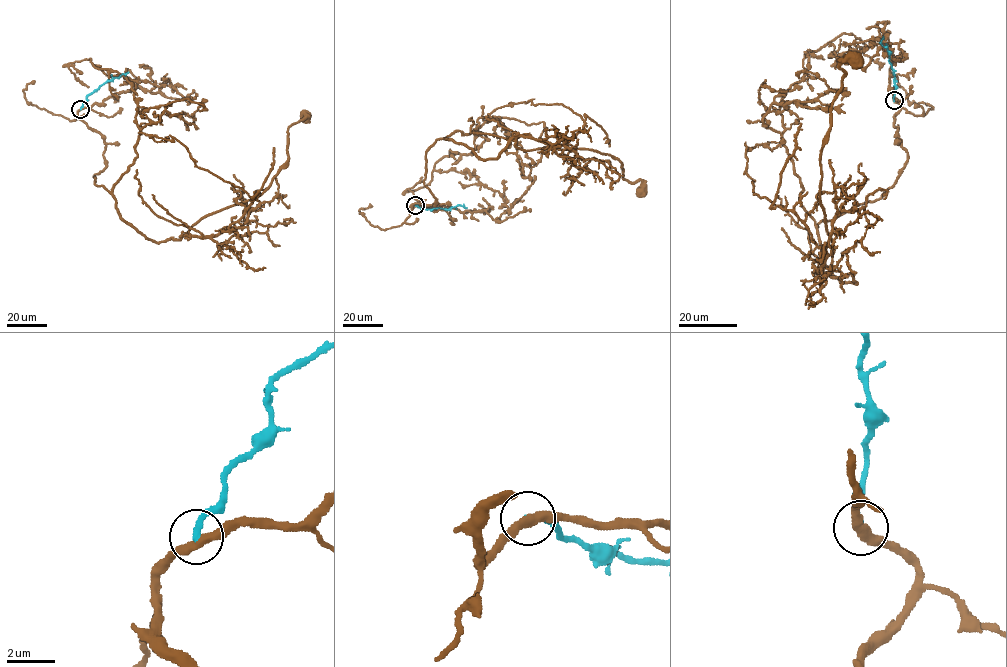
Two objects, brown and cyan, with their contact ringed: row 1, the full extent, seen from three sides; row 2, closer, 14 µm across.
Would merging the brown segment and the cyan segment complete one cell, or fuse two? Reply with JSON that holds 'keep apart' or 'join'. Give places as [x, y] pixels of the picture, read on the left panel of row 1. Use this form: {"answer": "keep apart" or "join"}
{"answer": "keep apart"}

